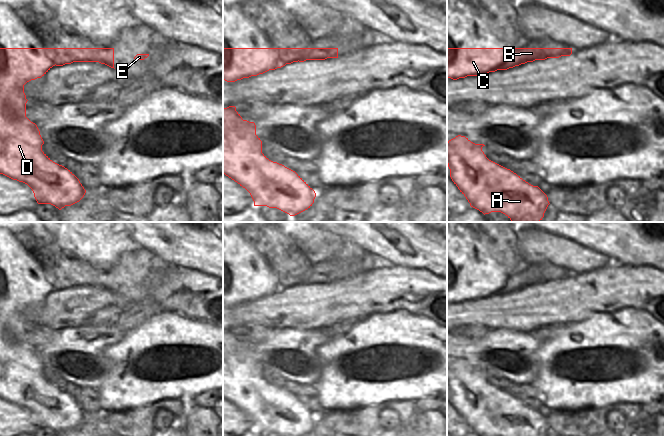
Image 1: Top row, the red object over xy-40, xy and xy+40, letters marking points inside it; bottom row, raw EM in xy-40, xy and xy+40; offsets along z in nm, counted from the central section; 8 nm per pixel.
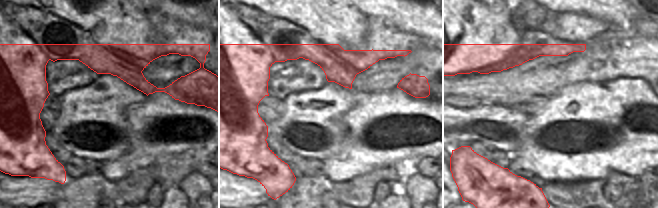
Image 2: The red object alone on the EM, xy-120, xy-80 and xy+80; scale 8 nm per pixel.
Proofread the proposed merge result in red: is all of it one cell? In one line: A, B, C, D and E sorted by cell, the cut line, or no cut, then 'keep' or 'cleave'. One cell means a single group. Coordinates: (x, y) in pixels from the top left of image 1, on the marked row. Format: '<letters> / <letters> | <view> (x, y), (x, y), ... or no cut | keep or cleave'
A B C D / E | xy (330, 48), (330, 52), (327, 55), (297, 57), (291, 53) | cleave

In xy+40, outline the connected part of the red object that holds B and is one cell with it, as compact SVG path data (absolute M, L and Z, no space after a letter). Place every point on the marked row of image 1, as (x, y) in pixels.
M447 48L447 78L457 80L571 54L572 48Z

